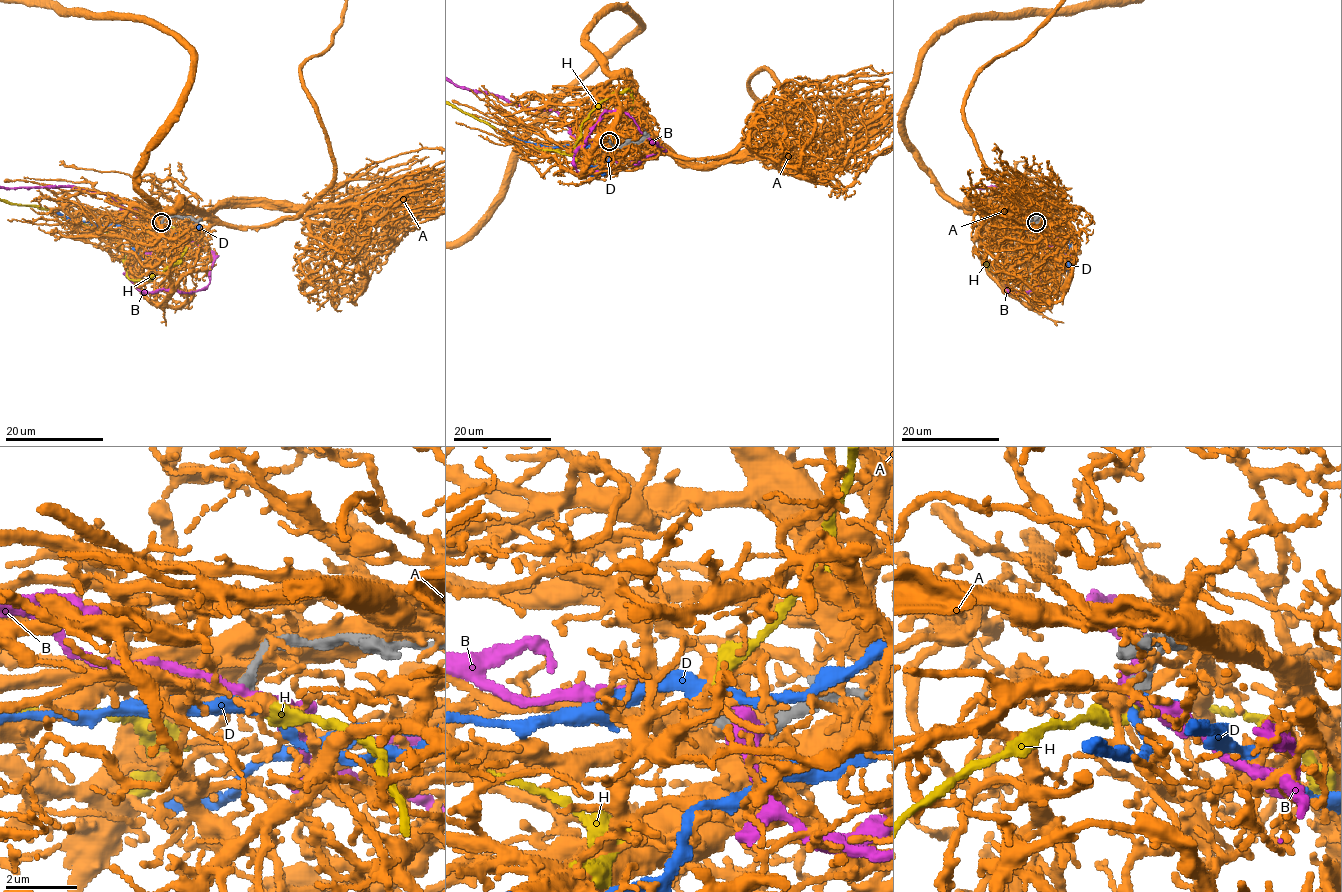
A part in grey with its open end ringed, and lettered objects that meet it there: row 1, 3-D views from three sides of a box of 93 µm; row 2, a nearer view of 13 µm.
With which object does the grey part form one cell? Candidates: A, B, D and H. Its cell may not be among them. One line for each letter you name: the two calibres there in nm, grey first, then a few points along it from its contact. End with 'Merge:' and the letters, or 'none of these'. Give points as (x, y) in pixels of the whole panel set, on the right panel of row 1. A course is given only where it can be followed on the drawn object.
H: Thickness 320 nm (grey) against 240 nm
Merge: H

